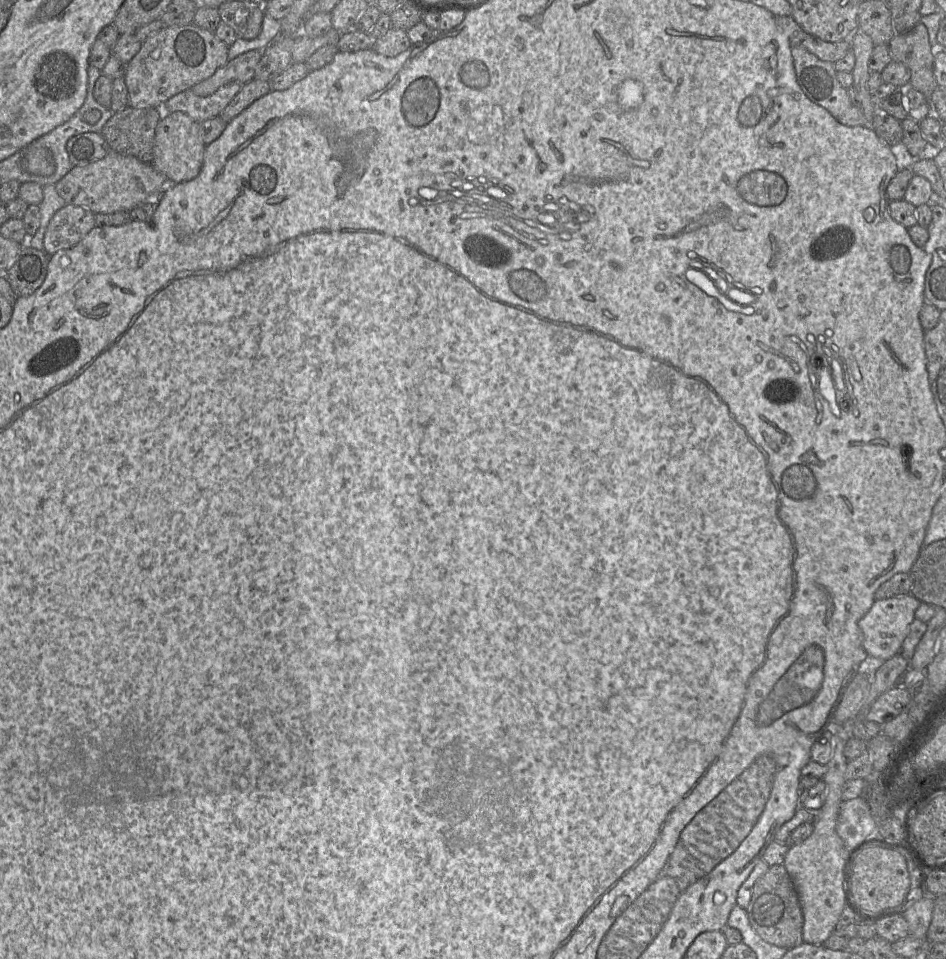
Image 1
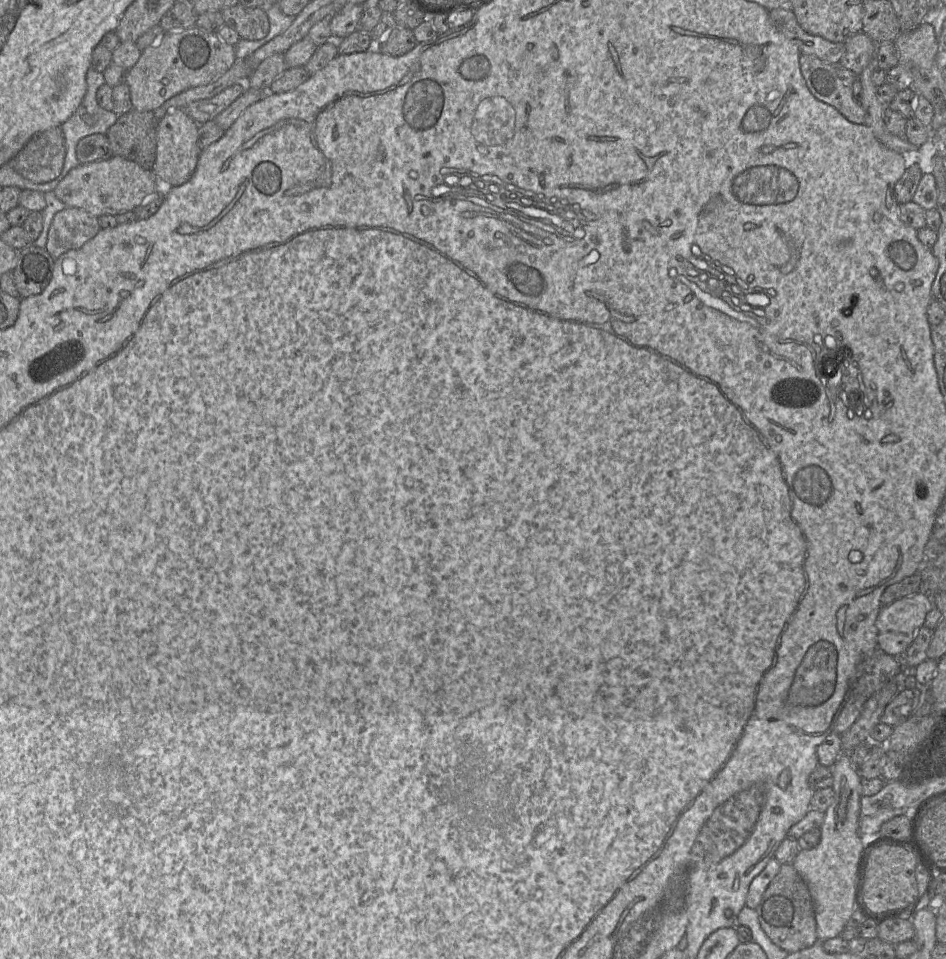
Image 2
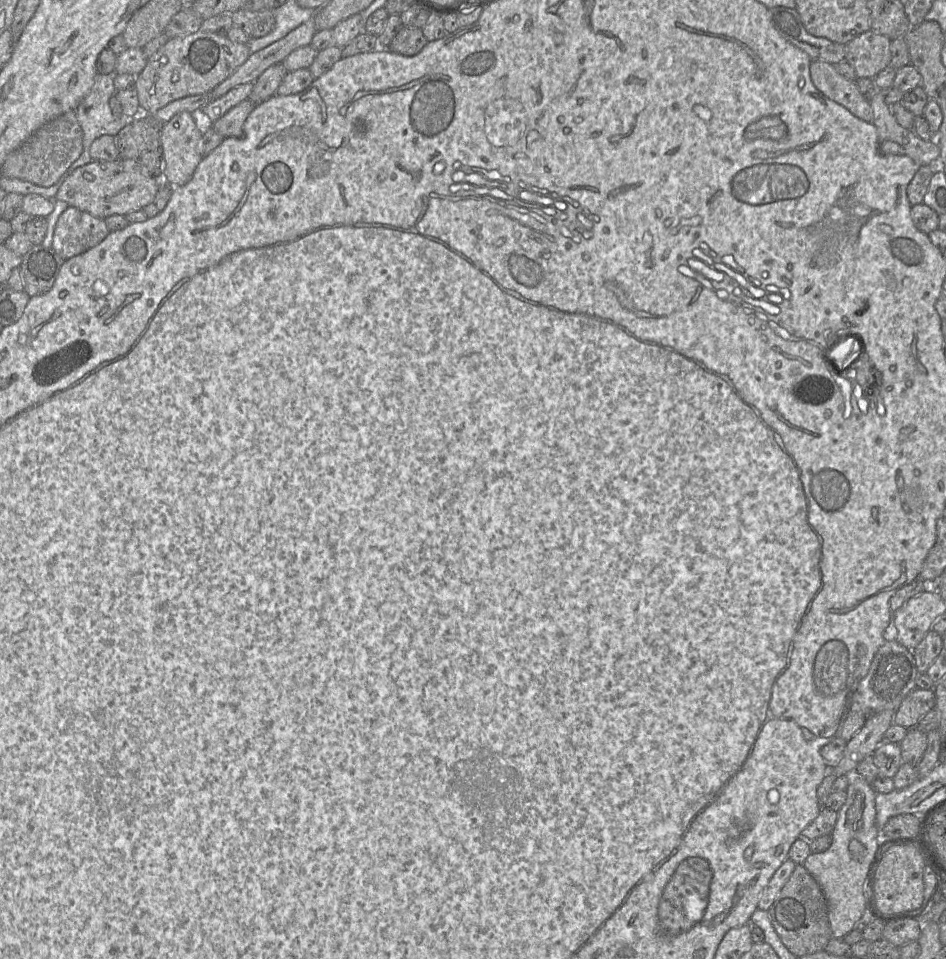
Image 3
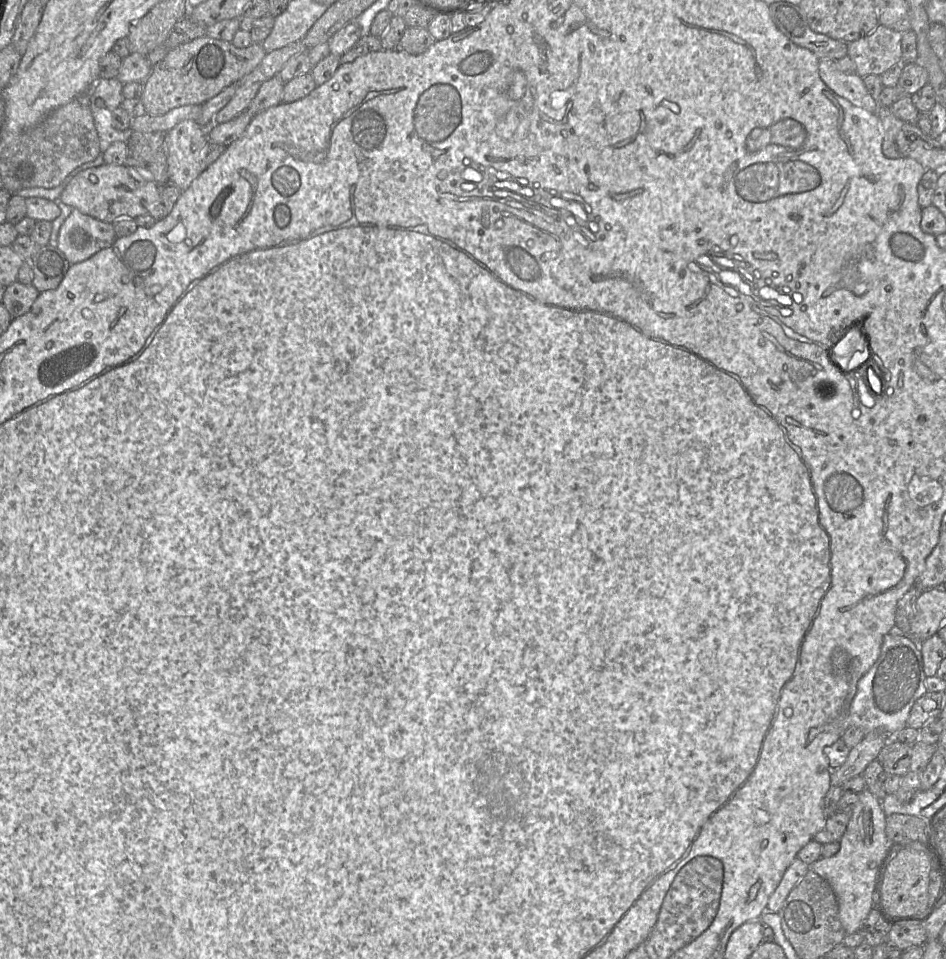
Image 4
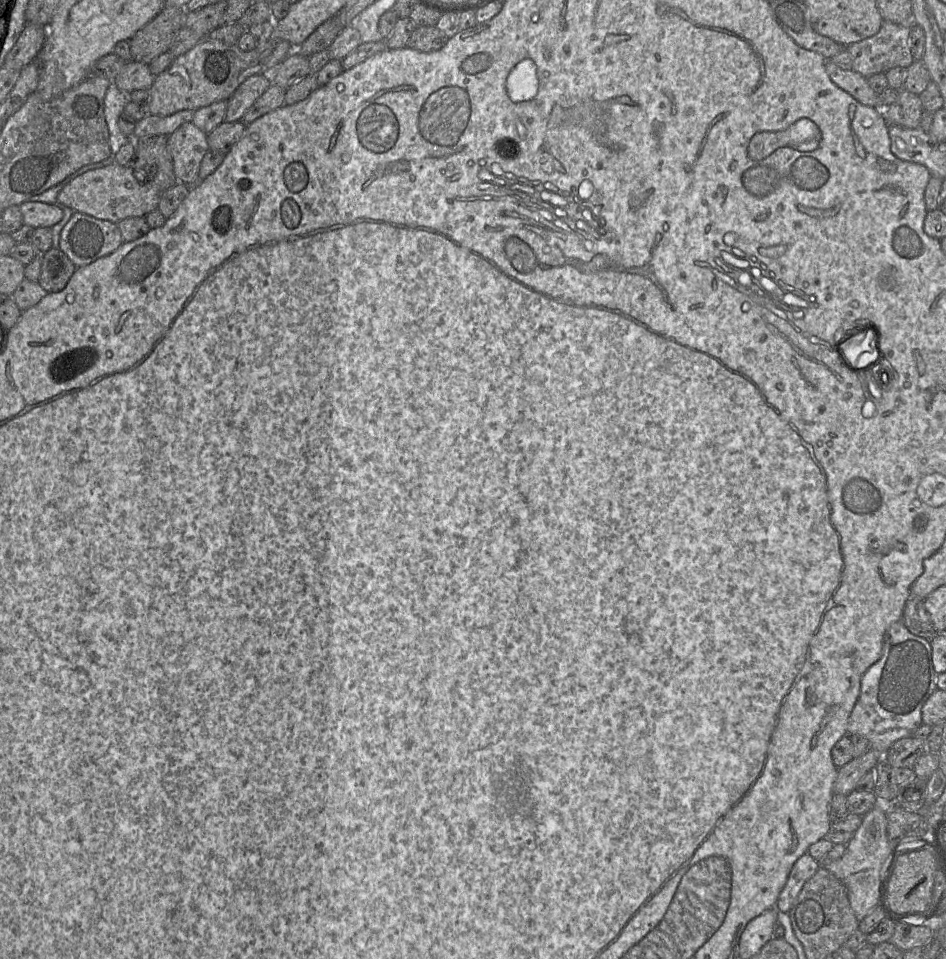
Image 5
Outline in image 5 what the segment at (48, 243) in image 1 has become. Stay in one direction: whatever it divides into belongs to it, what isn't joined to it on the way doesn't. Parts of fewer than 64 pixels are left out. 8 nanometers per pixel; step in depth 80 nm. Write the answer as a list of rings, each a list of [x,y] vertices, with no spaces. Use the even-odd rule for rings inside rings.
[[[75,212],[61,231],[59,248],[78,268],[111,254],[123,243],[117,223]]]

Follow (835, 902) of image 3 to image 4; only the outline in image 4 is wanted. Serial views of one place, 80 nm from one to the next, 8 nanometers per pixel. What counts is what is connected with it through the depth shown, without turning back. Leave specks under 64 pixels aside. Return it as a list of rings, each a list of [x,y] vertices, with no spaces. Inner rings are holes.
[[[867,788],[858,793],[858,795],[859,800],[851,812],[847,828],[839,841],[839,851],[832,857],[821,857],[809,865],[811,870],[826,880],[833,888],[838,901],[840,921],[846,934],[851,934],[858,931],[870,911],[873,908],[877,909],[877,883],[891,845],[885,833],[887,816],[882,808],[881,800],[873,795]]]

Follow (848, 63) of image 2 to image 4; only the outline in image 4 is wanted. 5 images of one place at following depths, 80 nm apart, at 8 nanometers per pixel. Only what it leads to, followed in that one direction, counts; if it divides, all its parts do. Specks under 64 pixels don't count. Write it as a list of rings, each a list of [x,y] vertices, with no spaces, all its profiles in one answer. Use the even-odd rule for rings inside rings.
[[[879,24],[870,34],[847,43],[847,55],[855,63],[856,74],[862,78],[868,75],[881,76],[895,65],[902,65],[901,40],[903,34]]]

